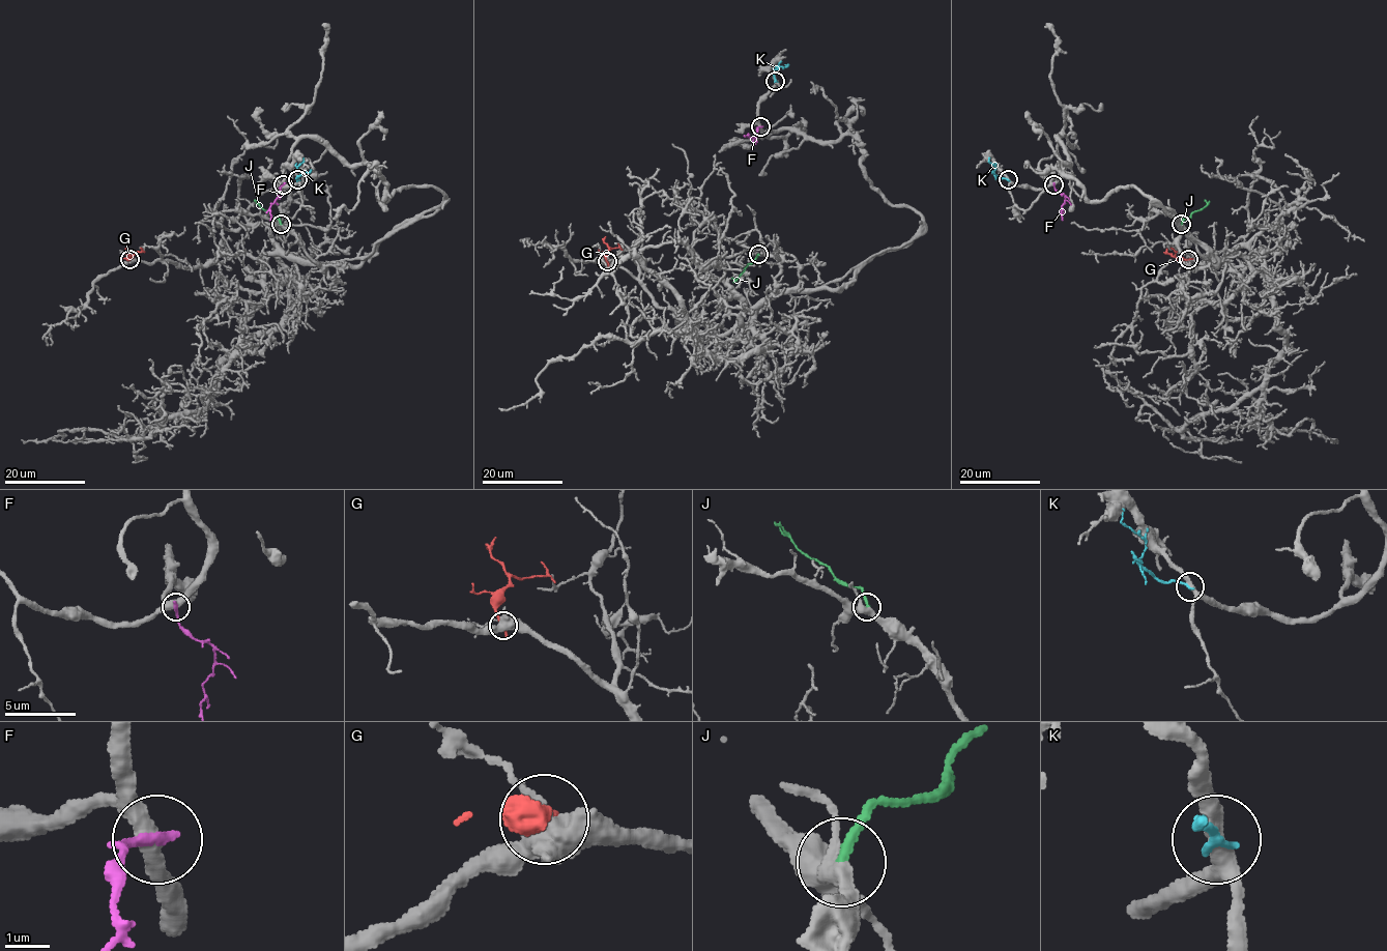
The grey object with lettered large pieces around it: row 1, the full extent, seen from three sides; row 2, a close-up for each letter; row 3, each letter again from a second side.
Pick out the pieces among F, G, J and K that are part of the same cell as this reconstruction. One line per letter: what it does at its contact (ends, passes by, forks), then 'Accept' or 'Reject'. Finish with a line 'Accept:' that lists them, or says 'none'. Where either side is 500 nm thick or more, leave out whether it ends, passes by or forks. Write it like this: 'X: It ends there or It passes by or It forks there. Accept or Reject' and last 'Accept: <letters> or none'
F: It ends there. Reject
G: Reject
J: It ends there. Accept
K: It ends there. Reject
Accept: J

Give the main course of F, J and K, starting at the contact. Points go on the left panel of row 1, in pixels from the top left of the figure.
F: (284, 184), (269, 206), (269, 220)
J: (281, 224), (255, 199)
K: (297, 179), (300, 174), (296, 167), (304, 157)

